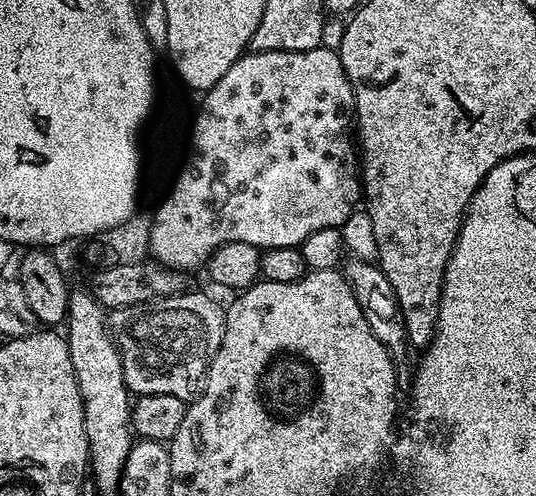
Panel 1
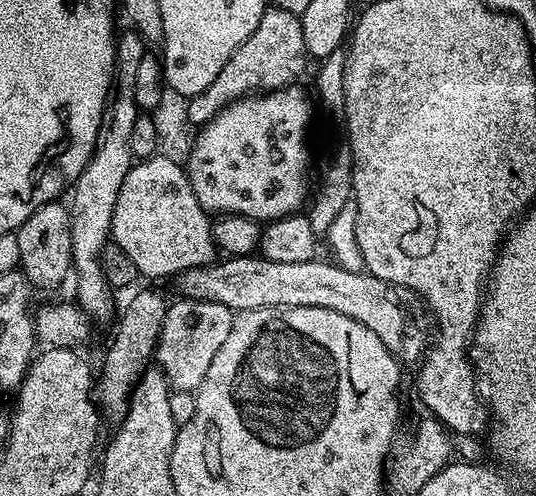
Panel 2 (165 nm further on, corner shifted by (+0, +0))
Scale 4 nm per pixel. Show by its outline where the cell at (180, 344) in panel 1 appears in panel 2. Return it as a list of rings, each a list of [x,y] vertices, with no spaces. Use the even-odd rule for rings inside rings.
[[[180,298],[177,304],[169,303],[157,338],[154,360],[175,391],[195,392],[202,386],[202,378],[206,378],[214,354],[218,354],[222,342],[230,335],[233,315],[232,309],[218,302]]]

